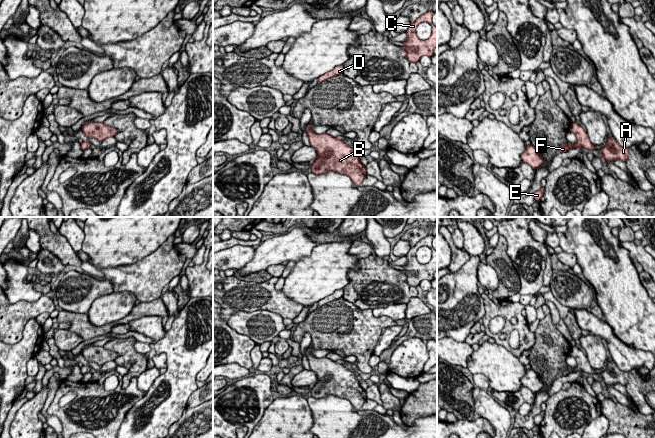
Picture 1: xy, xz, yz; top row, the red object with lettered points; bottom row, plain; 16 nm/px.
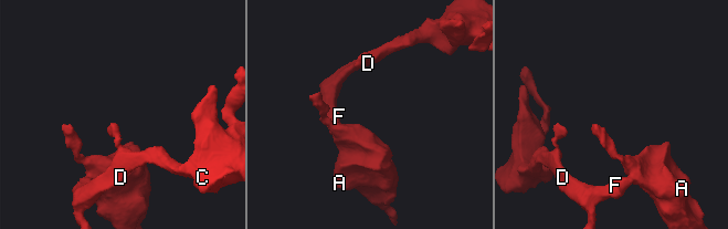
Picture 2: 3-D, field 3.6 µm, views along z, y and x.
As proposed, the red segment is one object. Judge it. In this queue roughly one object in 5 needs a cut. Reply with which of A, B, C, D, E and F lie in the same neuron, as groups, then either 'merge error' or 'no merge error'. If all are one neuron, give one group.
groups A B C D E F; no merge error

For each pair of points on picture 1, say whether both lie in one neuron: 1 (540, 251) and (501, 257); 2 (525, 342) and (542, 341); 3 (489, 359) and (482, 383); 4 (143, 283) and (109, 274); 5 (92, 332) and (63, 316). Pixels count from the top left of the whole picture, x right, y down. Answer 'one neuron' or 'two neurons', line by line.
1: two neurons
2: two neurons
3: two neurons
4: one neuron
5: one neuron

